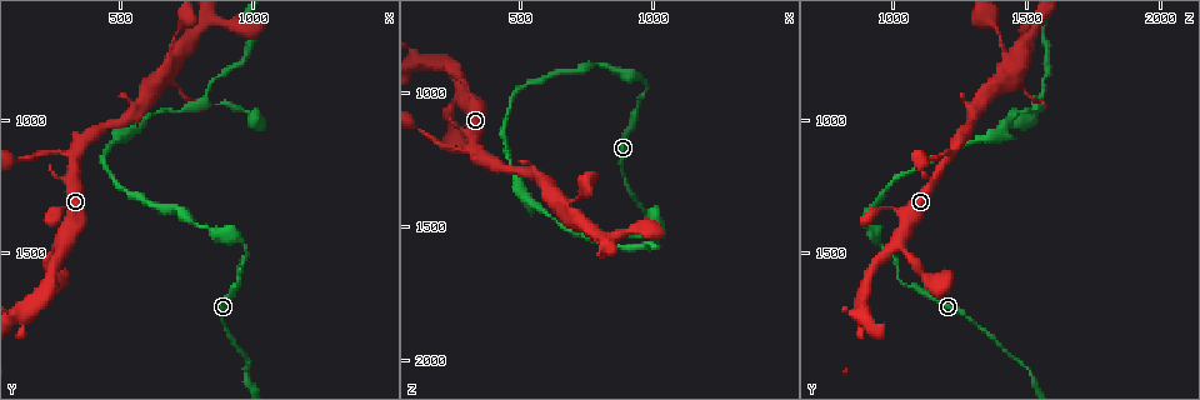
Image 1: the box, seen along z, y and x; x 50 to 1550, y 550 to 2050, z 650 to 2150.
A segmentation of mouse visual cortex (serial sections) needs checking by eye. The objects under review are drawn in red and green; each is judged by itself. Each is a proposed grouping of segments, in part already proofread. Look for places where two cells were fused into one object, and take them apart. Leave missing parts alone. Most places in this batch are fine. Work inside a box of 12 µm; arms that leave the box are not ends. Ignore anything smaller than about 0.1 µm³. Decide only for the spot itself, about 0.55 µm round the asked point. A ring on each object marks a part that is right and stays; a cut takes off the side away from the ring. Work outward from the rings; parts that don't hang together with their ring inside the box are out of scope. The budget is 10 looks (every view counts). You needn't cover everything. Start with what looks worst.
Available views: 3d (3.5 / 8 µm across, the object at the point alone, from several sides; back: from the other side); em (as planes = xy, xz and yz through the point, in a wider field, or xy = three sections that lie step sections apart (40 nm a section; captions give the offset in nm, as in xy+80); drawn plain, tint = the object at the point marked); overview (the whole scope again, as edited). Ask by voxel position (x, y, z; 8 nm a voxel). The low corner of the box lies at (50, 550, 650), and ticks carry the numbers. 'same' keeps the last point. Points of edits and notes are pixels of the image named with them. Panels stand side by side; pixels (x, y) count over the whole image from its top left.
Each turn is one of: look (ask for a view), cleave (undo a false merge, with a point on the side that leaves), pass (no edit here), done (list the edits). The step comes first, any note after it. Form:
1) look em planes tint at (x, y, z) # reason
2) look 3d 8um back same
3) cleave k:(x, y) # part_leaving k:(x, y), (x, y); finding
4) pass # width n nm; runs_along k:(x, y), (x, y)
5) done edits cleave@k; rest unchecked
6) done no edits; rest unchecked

look 3d 3.5um at (340, 1130, 1210) # calibre changes

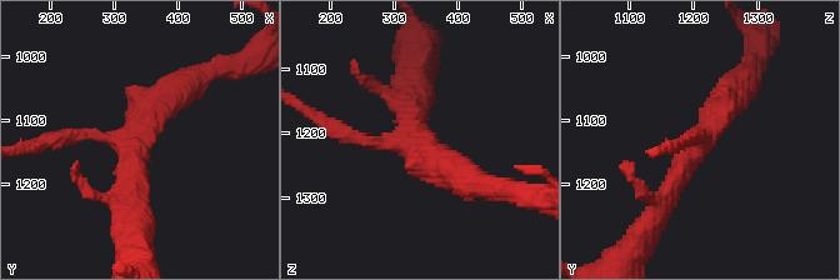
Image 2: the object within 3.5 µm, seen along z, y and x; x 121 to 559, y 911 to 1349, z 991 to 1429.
look em xy step 3 tint at (330, 1135, 1215)

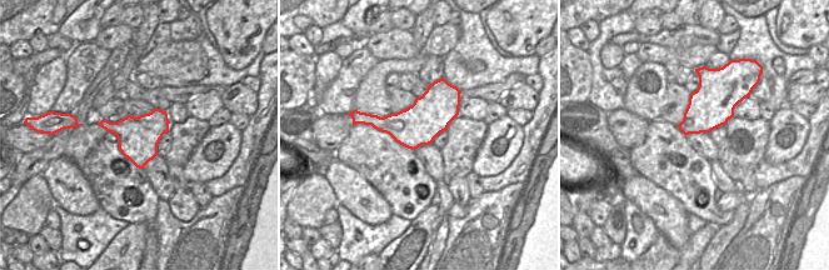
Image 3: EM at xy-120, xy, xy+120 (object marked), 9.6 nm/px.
pass # arms 3; arm_widths 150, 300, 400 nm; runs_along 2:(656, 215), (714, 111), (736, 89); one cell here

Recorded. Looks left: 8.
look 3d 8um back at (960, 1450, 950) # sudden change in width

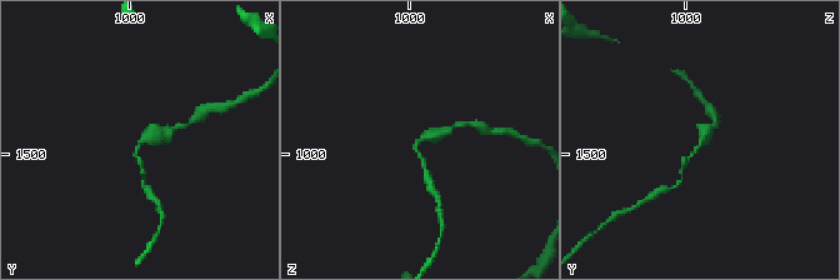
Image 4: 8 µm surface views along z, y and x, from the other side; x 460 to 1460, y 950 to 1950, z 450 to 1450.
look em xy step 3 tint at (960, 1460, 950) # arm_widths 150, 300 nm

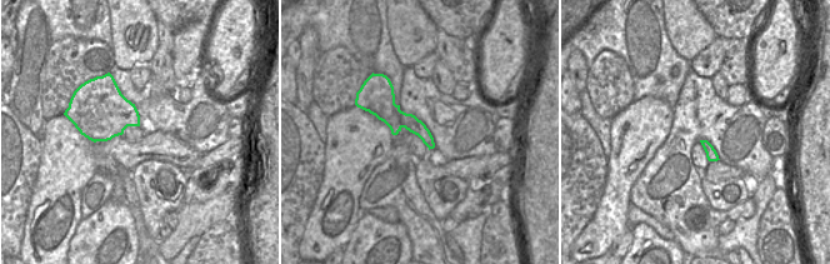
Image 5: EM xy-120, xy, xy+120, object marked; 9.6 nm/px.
pass # one cell here

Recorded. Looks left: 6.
look 3d 3.5um at (250, 1560, 1110)

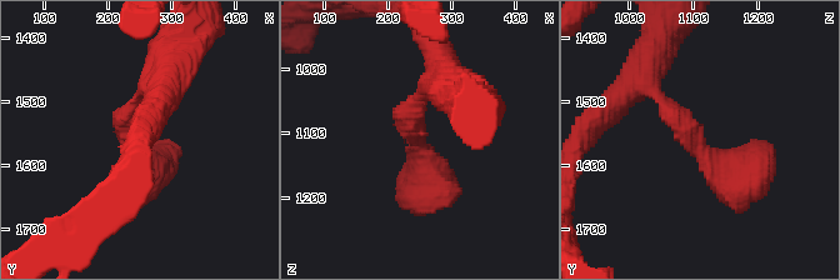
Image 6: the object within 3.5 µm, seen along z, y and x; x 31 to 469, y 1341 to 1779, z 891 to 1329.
look em planes plain at (235, 1570, 1100)

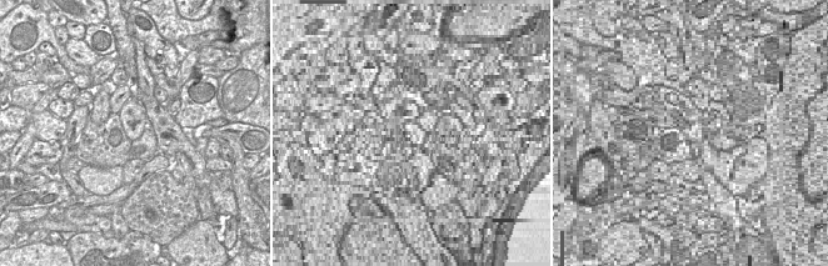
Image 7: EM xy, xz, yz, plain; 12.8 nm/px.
look em planes tint same # with the object marked

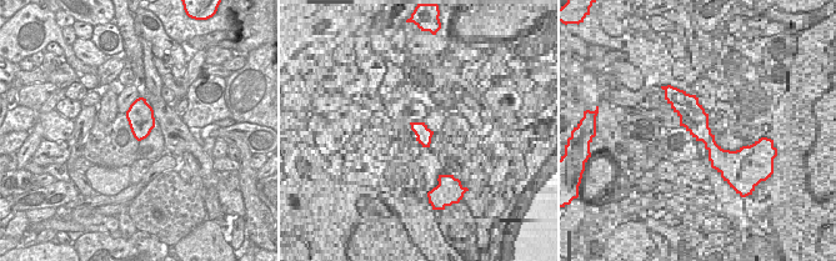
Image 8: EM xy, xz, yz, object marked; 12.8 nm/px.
pass # runs_along 6:(640, 75), (714, 168), (755, 151); one cell here

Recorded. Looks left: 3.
look 3d 8um at (560, 1020, 1430) # calibre changes

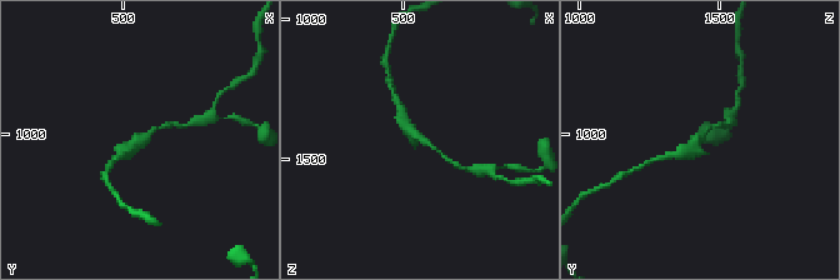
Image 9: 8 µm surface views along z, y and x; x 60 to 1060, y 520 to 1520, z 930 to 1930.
look 3d 3.5um at (570, 1020, 1430) # zoom in

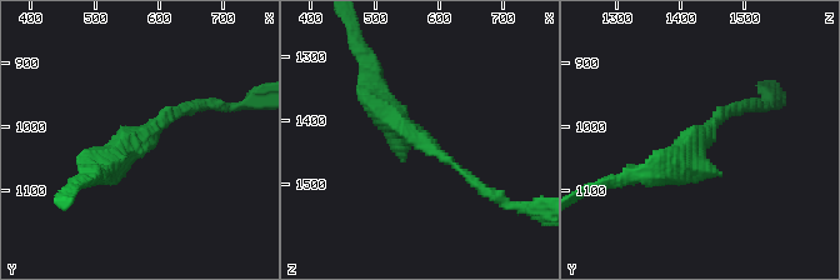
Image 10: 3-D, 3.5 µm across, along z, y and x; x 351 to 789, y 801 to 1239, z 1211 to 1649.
pass # arm_widths 100, 350 nm; runs_along 10:(369, 86), (376, 106), (480, 186); all the same cell

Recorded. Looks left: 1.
done no edits; rest unchecked

